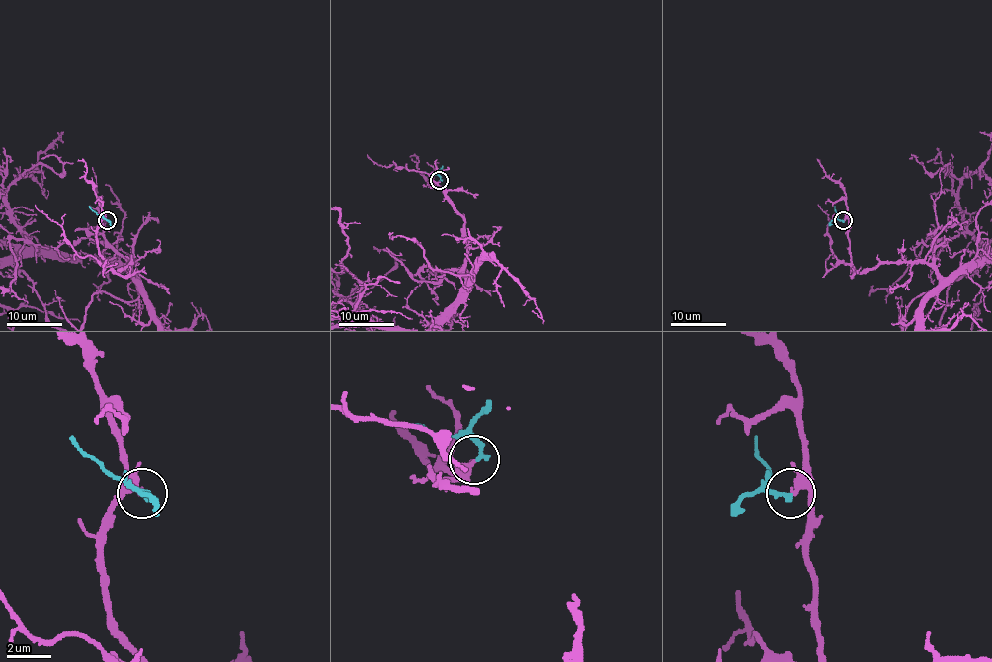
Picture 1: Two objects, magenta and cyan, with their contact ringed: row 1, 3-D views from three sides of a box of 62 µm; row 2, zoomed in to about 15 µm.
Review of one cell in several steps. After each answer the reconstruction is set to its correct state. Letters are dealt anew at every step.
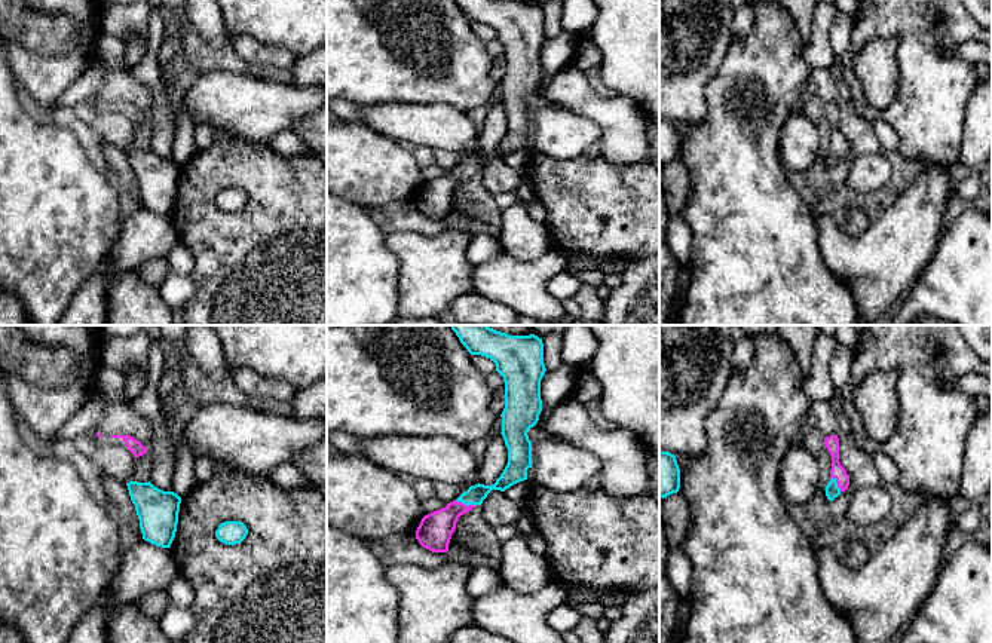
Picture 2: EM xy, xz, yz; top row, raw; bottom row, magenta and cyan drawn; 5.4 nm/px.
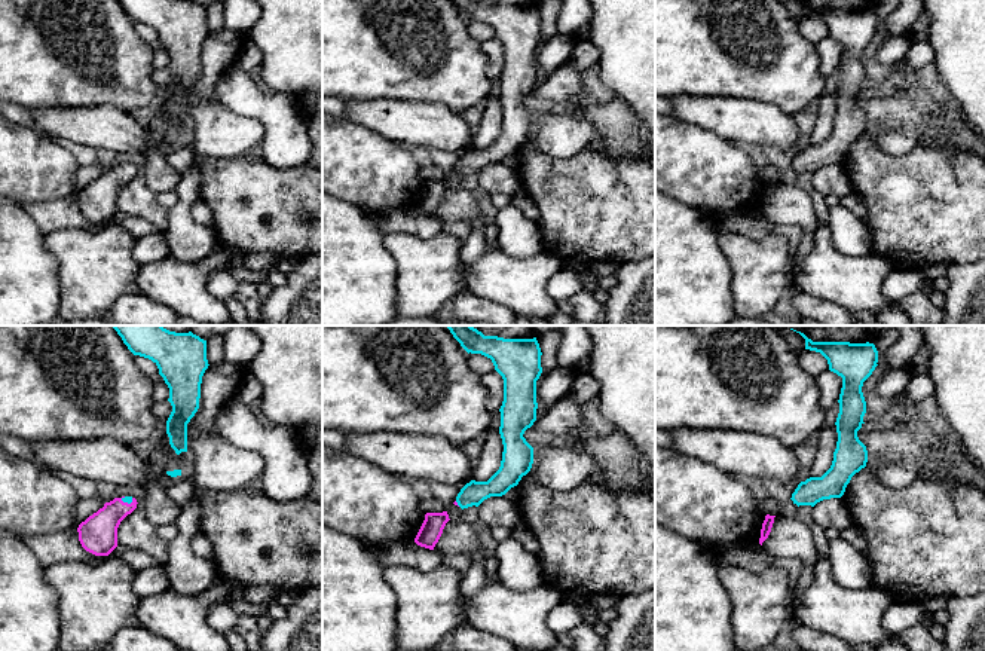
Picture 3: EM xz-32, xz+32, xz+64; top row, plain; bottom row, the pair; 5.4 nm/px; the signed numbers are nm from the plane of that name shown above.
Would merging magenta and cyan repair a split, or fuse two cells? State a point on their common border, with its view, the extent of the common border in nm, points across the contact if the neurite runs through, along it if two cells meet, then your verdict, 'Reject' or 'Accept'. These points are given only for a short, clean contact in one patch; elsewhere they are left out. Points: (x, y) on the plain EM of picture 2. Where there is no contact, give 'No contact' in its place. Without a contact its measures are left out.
Touches magenta at xz (465, 173). Shared border 120 nm. Path across: xz (435, 196), (456, 175), (465, 173), (474, 162). Accept

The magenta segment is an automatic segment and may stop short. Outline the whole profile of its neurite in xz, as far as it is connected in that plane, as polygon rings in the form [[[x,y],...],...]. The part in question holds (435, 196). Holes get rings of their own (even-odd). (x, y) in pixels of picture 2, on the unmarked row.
[[[456,0],[456,3],[471,22],[490,25],[503,45],[505,76],[500,82],[500,101],[508,116],[508,131],[495,151],[471,153],[446,175],[422,186],[416,206],[432,220],[448,218],[459,184],[481,172],[492,157],[505,159],[527,147],[527,137],[532,135],[533,128],[527,99],[538,91],[542,79],[541,48],[546,39],[544,10],[535,1]]]

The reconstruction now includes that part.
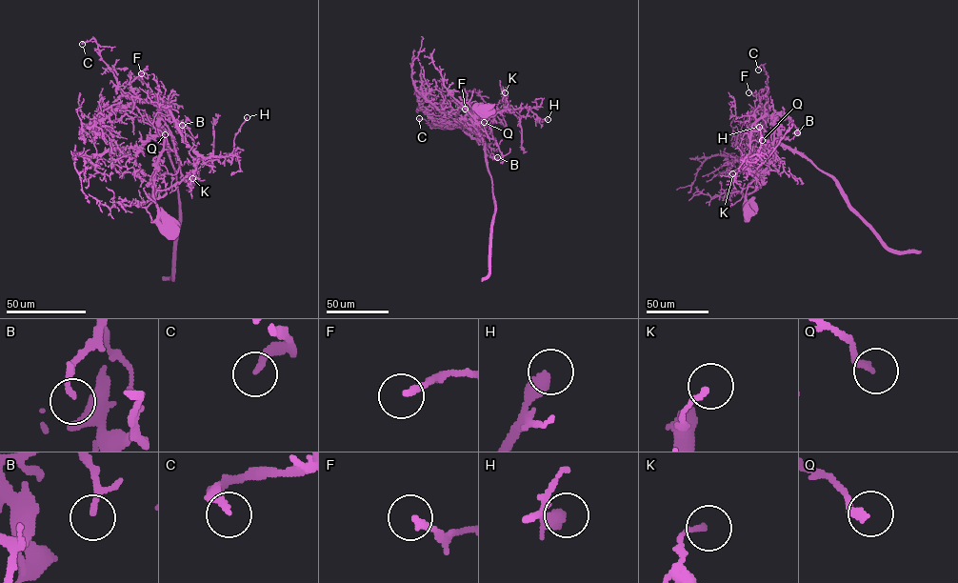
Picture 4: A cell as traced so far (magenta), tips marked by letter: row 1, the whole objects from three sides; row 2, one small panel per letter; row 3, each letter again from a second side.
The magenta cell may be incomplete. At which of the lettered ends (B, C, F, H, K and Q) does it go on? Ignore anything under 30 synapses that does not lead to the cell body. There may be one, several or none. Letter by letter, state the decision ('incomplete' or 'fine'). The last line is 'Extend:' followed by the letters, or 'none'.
B: fine
C: fine
F: fine
H: incomplete
K: fine
Q: fine
Extend: H

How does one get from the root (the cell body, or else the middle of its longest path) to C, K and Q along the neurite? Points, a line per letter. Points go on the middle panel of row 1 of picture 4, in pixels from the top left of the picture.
C: (488, 108), (476, 106), (474, 109), (480, 138), (475, 130), (432, 128), (419, 118)
K: (488, 108), (474, 109), (482, 135), (478, 138), (479, 127), (490, 111), (508, 109), (505, 92)
Q: (488, 108), (476, 106), (474, 109), (480, 138), (475, 130), (459, 125), (467, 116), (484, 122)

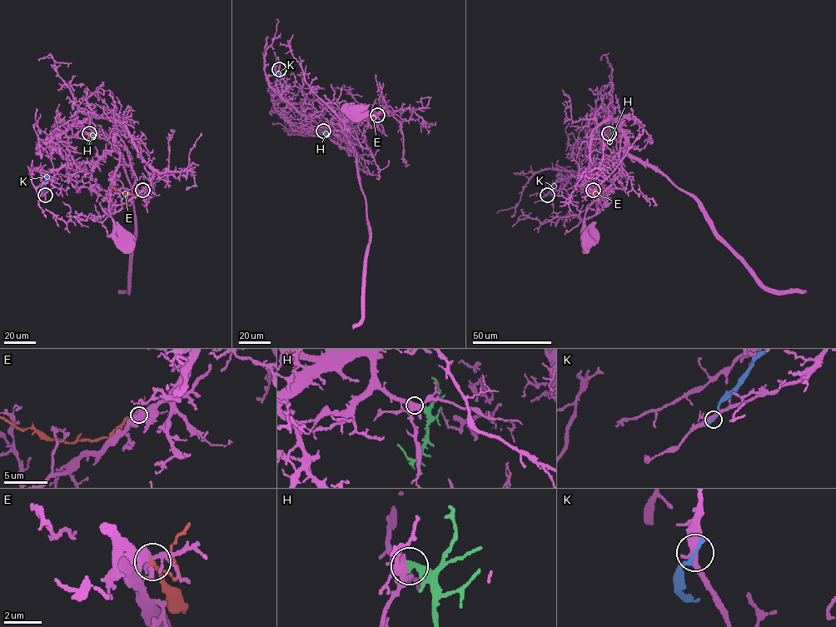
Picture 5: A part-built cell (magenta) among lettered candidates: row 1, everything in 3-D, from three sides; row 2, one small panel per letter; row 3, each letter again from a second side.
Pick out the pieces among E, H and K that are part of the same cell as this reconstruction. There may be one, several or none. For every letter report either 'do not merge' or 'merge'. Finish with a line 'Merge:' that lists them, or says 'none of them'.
E: do not merge
H: merge
K: do not merge
Merge: H

